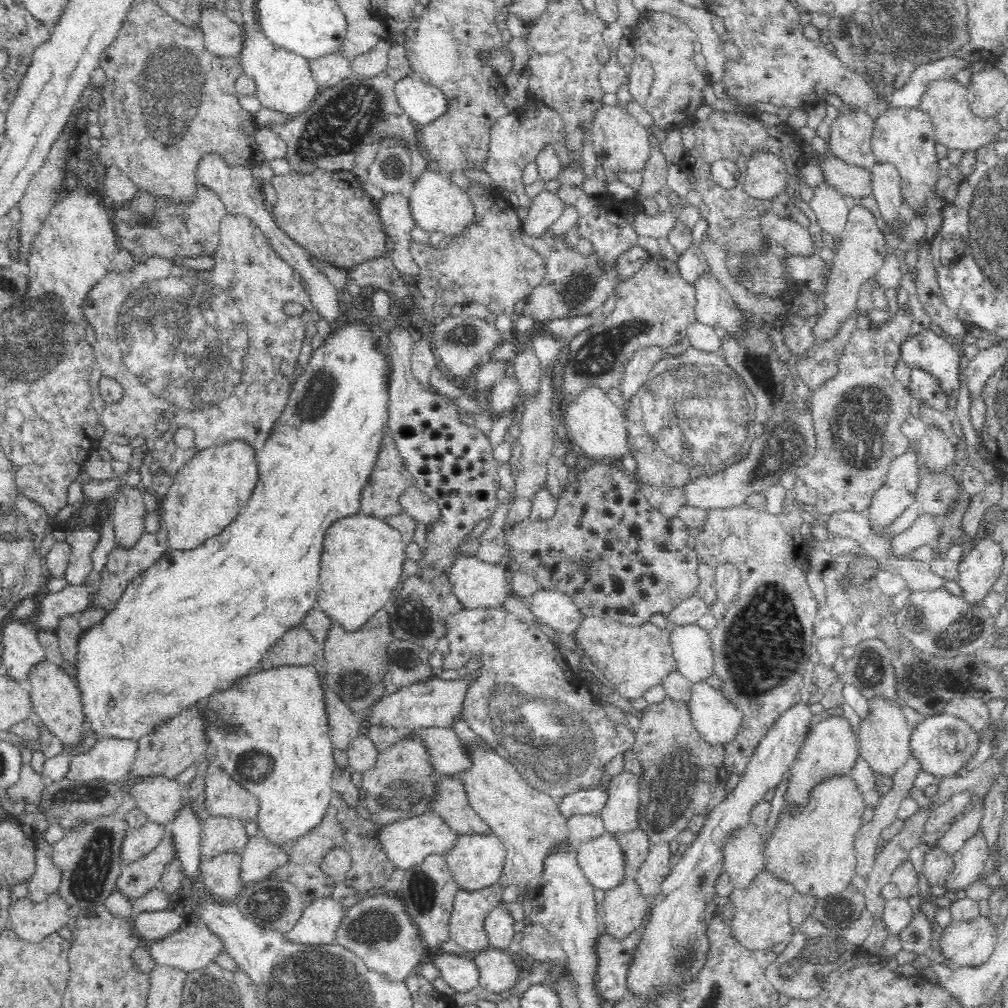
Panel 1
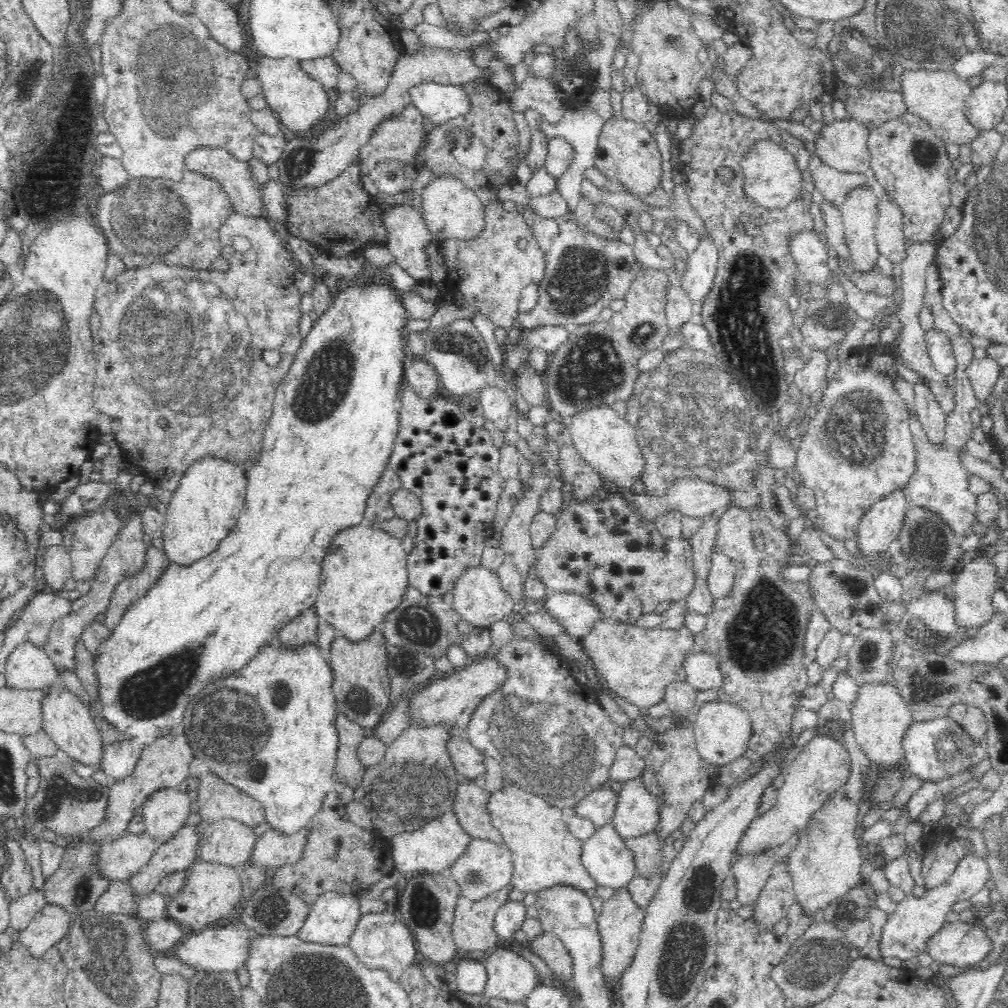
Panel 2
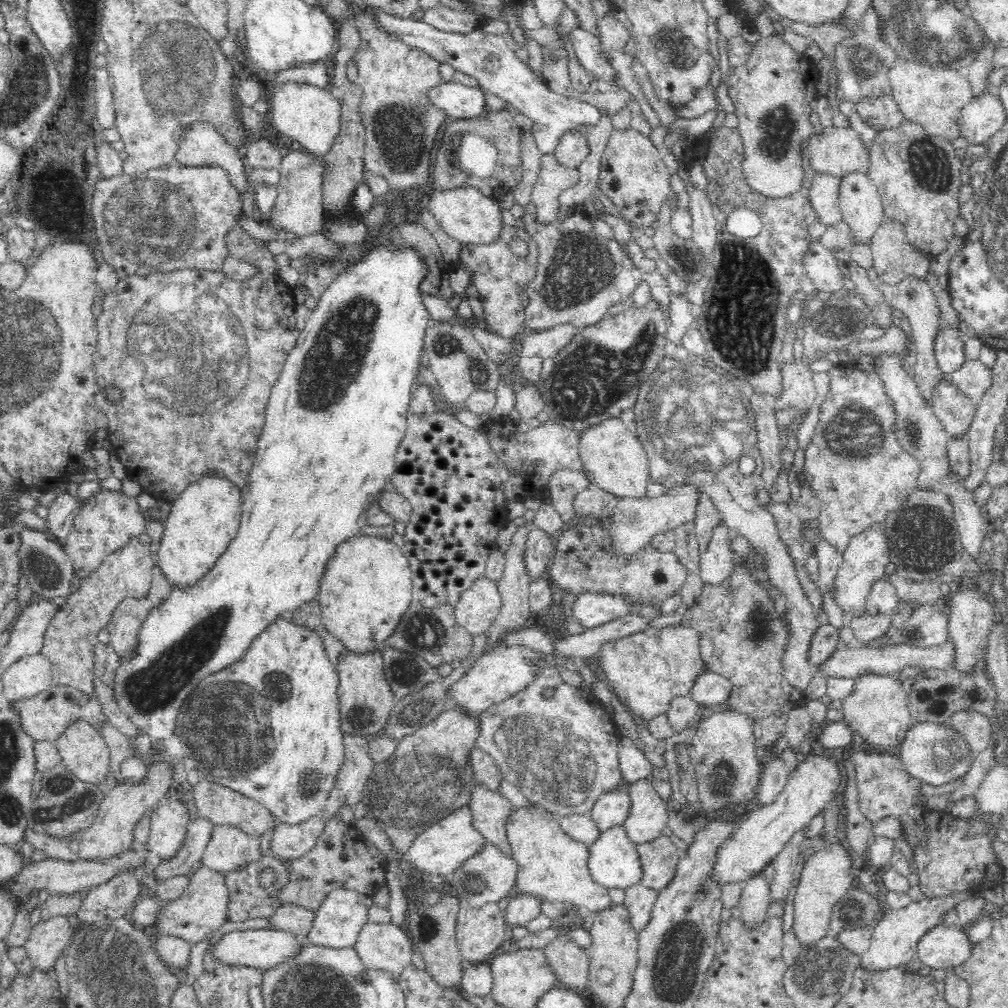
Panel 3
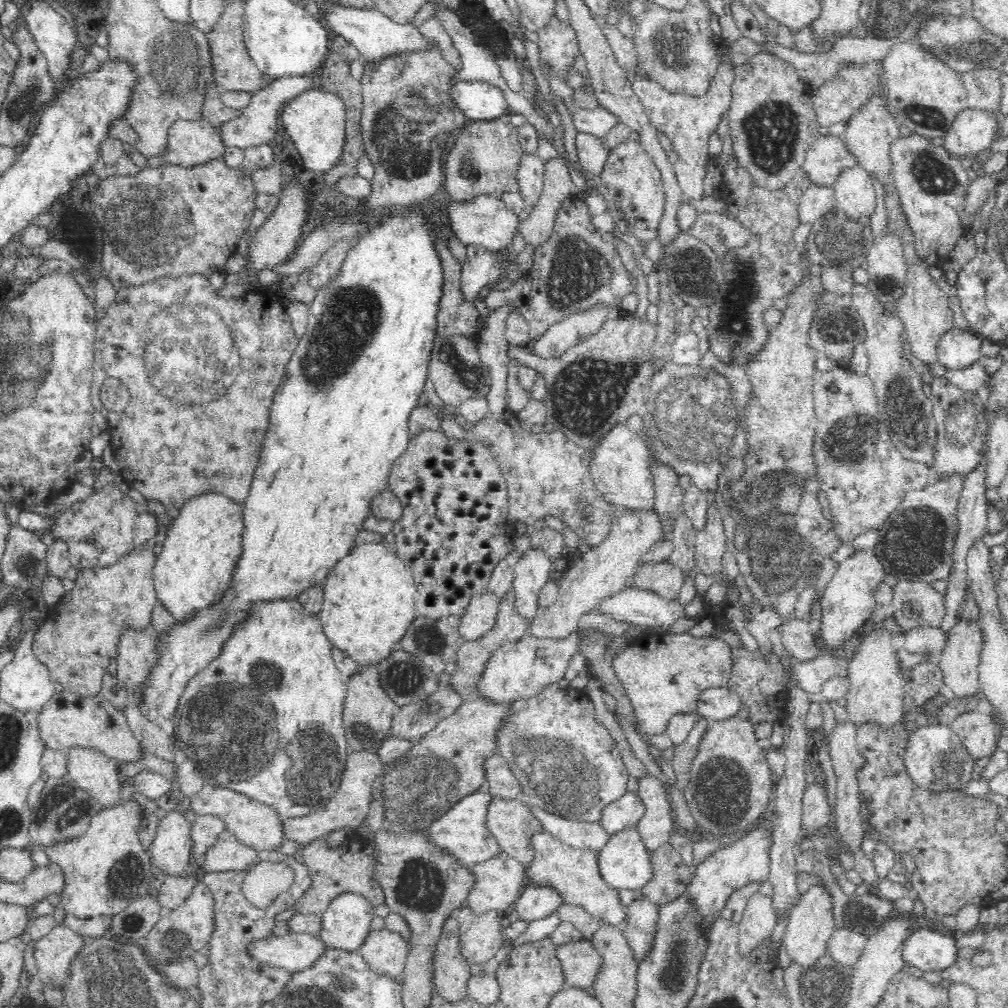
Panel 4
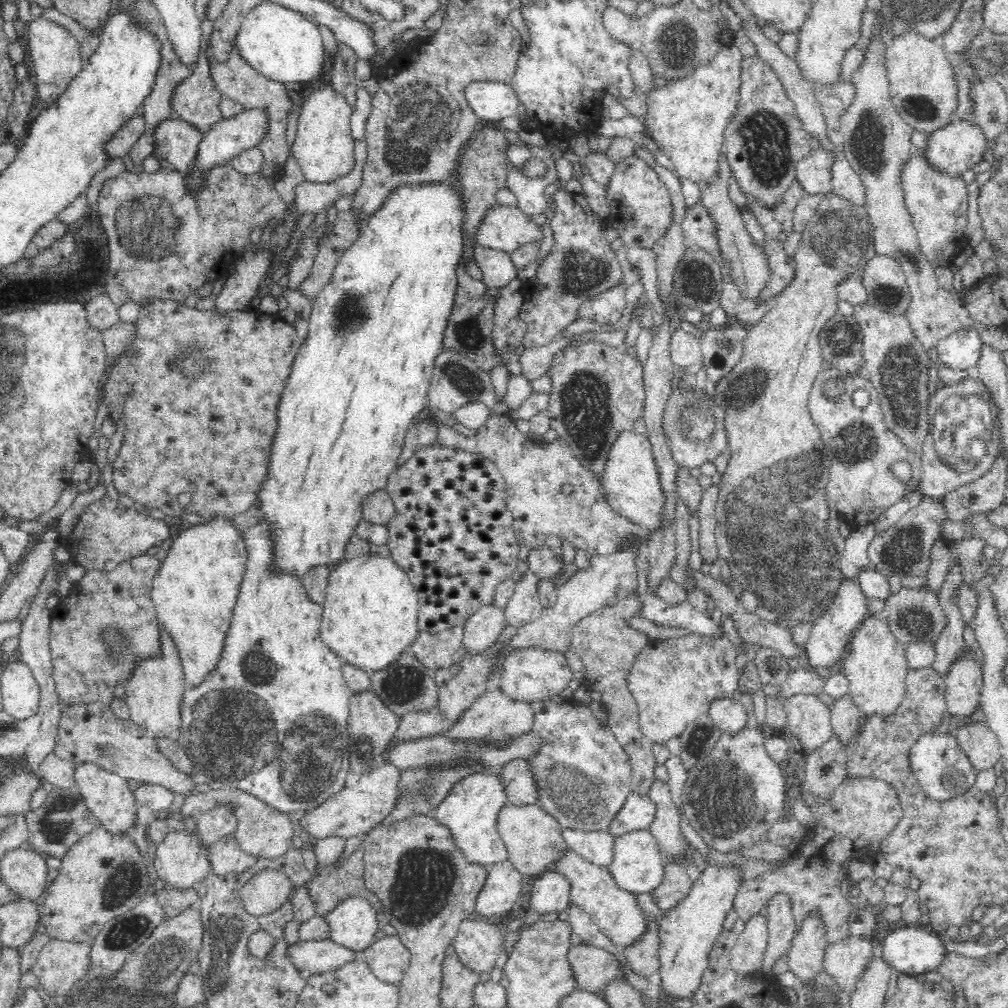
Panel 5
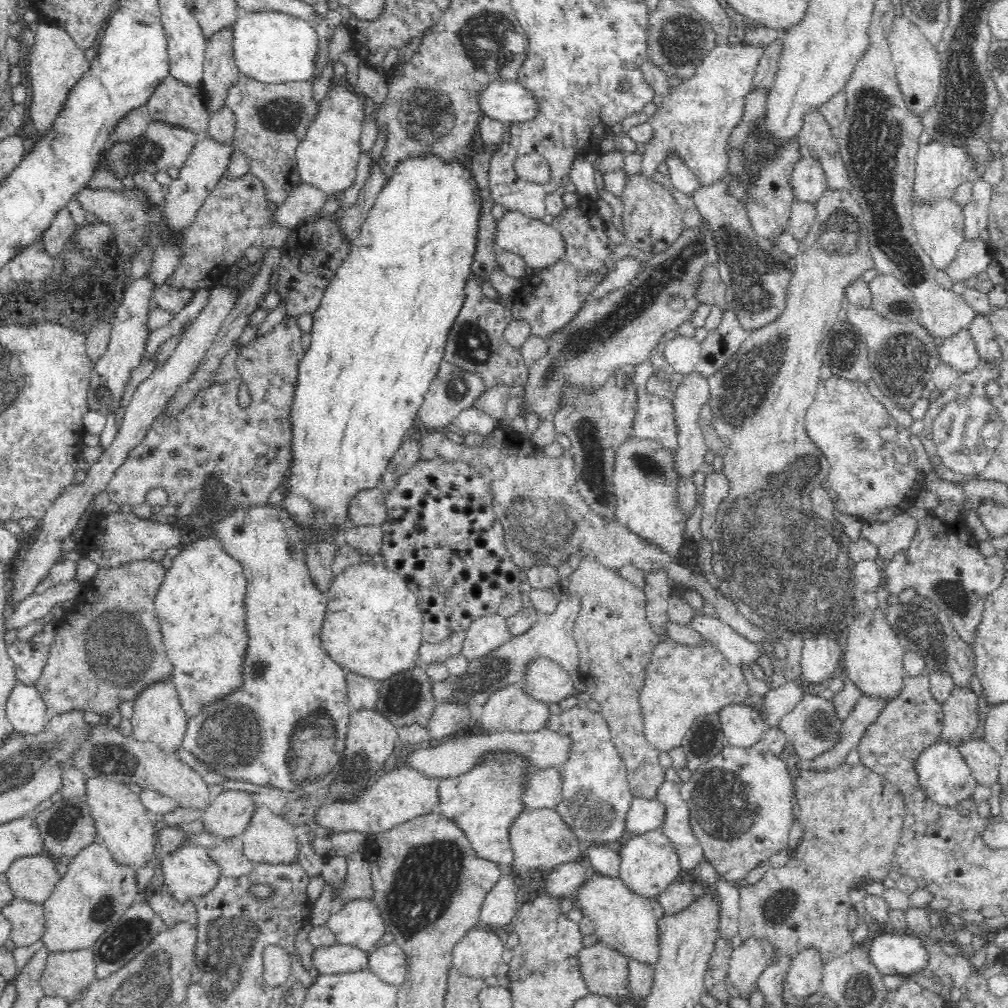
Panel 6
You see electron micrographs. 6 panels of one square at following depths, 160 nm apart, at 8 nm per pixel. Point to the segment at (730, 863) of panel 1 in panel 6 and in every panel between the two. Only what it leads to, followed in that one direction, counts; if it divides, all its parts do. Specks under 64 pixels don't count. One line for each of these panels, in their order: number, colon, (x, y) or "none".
2: (750, 871)
3: (754, 903)
4: (760, 916)
5: (747, 952)
6: (747, 961)

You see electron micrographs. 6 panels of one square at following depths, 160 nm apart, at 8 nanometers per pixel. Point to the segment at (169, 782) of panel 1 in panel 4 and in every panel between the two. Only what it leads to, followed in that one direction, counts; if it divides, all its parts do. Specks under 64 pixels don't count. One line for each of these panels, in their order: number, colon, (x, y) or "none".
2: (165, 810)
3: (168, 823)
4: (171, 851)

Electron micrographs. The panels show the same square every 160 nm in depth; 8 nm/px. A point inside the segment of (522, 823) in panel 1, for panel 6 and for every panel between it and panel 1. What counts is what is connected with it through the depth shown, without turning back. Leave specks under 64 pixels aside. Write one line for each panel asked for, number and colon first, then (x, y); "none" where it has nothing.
2: (544, 852)
3: (551, 866)
4: (572, 872)
5: (616, 912)
6: (625, 921)

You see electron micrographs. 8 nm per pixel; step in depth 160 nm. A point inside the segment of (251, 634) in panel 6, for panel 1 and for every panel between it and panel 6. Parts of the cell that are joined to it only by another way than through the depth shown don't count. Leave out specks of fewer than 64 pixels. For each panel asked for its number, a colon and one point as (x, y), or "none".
1: (270, 730)
2: (269, 729)
3: (270, 723)
4: (265, 719)
5: (270, 718)

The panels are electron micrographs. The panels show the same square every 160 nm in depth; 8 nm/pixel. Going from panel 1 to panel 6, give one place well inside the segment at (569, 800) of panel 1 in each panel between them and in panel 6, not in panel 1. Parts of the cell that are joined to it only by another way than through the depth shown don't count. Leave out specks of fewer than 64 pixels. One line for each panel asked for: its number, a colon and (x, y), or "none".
2: (598, 805)
3: (610, 808)
4: (623, 812)
5: (637, 813)
6: (644, 814)

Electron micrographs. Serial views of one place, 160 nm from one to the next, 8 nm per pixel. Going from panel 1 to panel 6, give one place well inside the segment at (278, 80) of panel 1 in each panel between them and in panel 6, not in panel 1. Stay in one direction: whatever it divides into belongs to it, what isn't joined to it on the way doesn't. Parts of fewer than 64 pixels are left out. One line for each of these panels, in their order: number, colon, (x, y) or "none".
2: (299, 101)
3: (309, 114)
4: (315, 120)
5: (323, 147)
6: (327, 155)

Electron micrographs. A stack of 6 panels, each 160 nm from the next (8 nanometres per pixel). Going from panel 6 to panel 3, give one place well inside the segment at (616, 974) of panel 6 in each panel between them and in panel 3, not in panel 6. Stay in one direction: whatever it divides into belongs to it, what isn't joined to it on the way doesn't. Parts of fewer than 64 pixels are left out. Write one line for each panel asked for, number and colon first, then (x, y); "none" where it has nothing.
3: (570, 964)
4: (580, 961)
5: (592, 967)

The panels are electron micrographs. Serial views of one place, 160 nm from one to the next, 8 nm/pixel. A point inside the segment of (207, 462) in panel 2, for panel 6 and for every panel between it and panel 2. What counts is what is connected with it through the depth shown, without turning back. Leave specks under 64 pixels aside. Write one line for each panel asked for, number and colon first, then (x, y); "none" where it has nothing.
3: (204, 518)
4: (202, 544)
5: (194, 590)
6: (199, 604)

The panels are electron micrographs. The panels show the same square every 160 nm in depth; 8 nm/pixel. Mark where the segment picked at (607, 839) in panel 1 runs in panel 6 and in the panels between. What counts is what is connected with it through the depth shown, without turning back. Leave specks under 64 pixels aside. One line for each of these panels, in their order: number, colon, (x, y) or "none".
2: (604, 856)
3: (613, 862)
4: (624, 863)
5: (637, 866)
6: (648, 865)

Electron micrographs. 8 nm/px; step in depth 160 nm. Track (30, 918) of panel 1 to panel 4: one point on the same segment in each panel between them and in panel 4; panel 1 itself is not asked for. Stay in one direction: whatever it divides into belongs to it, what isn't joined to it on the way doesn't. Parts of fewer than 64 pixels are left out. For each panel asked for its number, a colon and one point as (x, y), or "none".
2: (51, 924)
3: (49, 938)
4: (53, 952)

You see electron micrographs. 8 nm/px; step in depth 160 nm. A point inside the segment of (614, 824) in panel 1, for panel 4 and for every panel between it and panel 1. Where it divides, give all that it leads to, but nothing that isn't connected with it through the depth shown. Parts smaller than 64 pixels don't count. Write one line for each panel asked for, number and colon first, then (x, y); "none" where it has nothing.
2: (636, 812)
3: (647, 816)
4: (654, 827)

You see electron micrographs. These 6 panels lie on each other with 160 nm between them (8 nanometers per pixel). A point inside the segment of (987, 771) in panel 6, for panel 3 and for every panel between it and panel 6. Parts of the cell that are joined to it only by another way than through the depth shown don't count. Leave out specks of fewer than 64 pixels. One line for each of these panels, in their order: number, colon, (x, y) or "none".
3: (975, 727)
4: (976, 730)
5: (980, 743)

